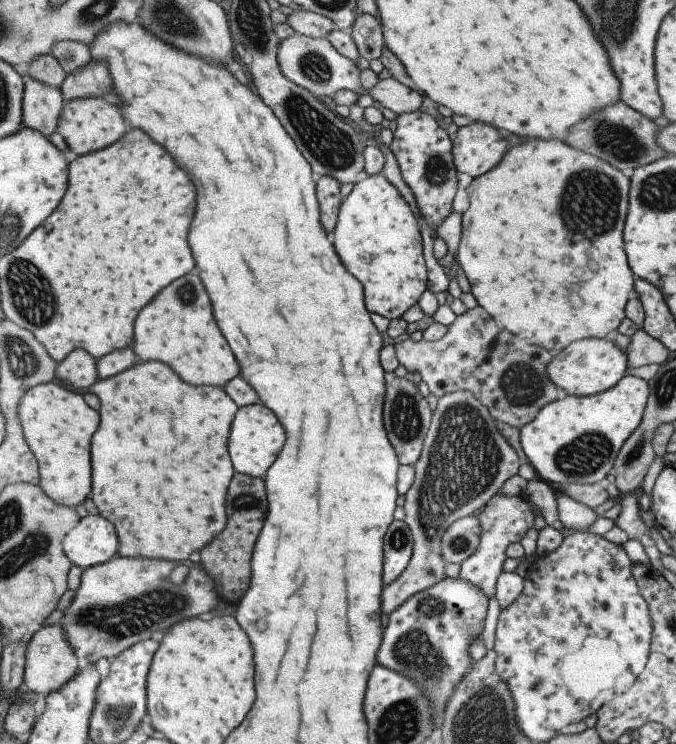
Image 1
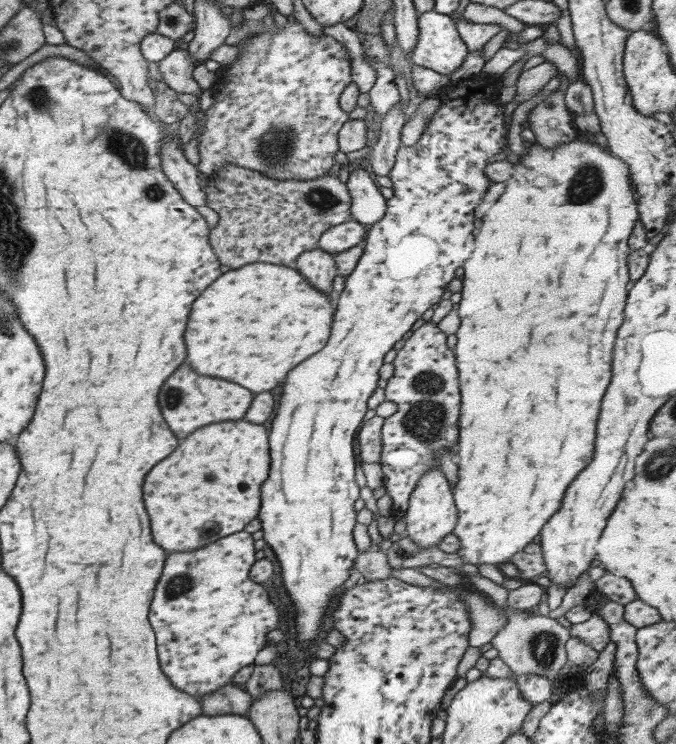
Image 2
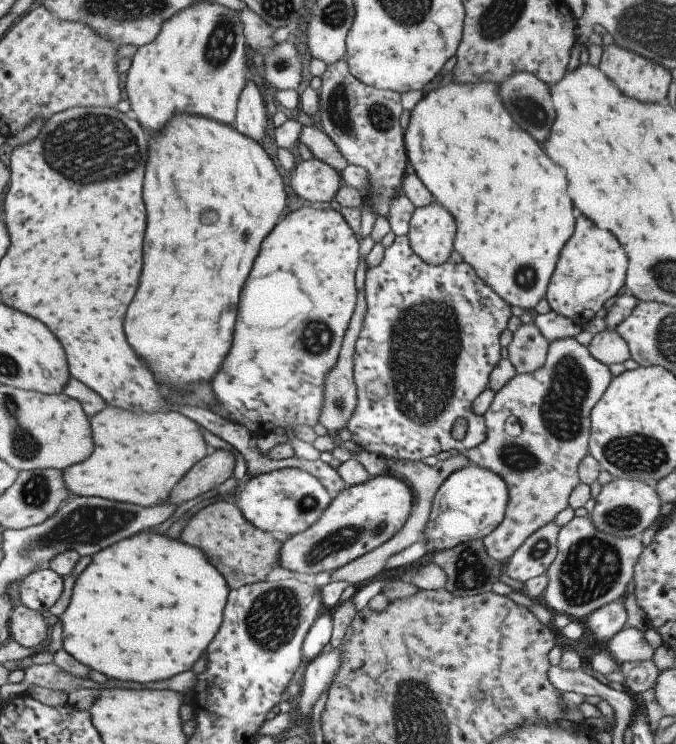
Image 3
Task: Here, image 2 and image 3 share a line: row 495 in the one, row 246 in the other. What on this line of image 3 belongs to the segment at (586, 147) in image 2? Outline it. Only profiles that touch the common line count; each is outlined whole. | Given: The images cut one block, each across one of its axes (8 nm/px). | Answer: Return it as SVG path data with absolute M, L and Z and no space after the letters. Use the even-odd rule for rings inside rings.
M479 82L479 84L449 84L437 88L436 84L429 86L422 96L421 100L411 108L409 112L409 120L403 131L403 148L405 148L405 156L407 161L413 167L415 176L419 178L419 182L423 186L427 186L427 190L431 192L432 199L437 200L443 208L449 210L449 214L455 218L455 236L453 239L452 249L461 256L462 261L466 262L475 271L475 274L483 281L493 292L503 299L509 306L517 306L523 311L533 314L533 306L545 296L545 290L554 272L555 262L559 256L559 252L563 248L563 244L567 242L567 238L573 234L573 226L575 226L575 218L573 218L573 204L571 198L567 194L567 180L561 172L561 168L551 162L537 146L537 142L523 132L513 120L511 116L505 112L505 108L501 106L497 94L495 94L495 84L487 84L487 82Z

